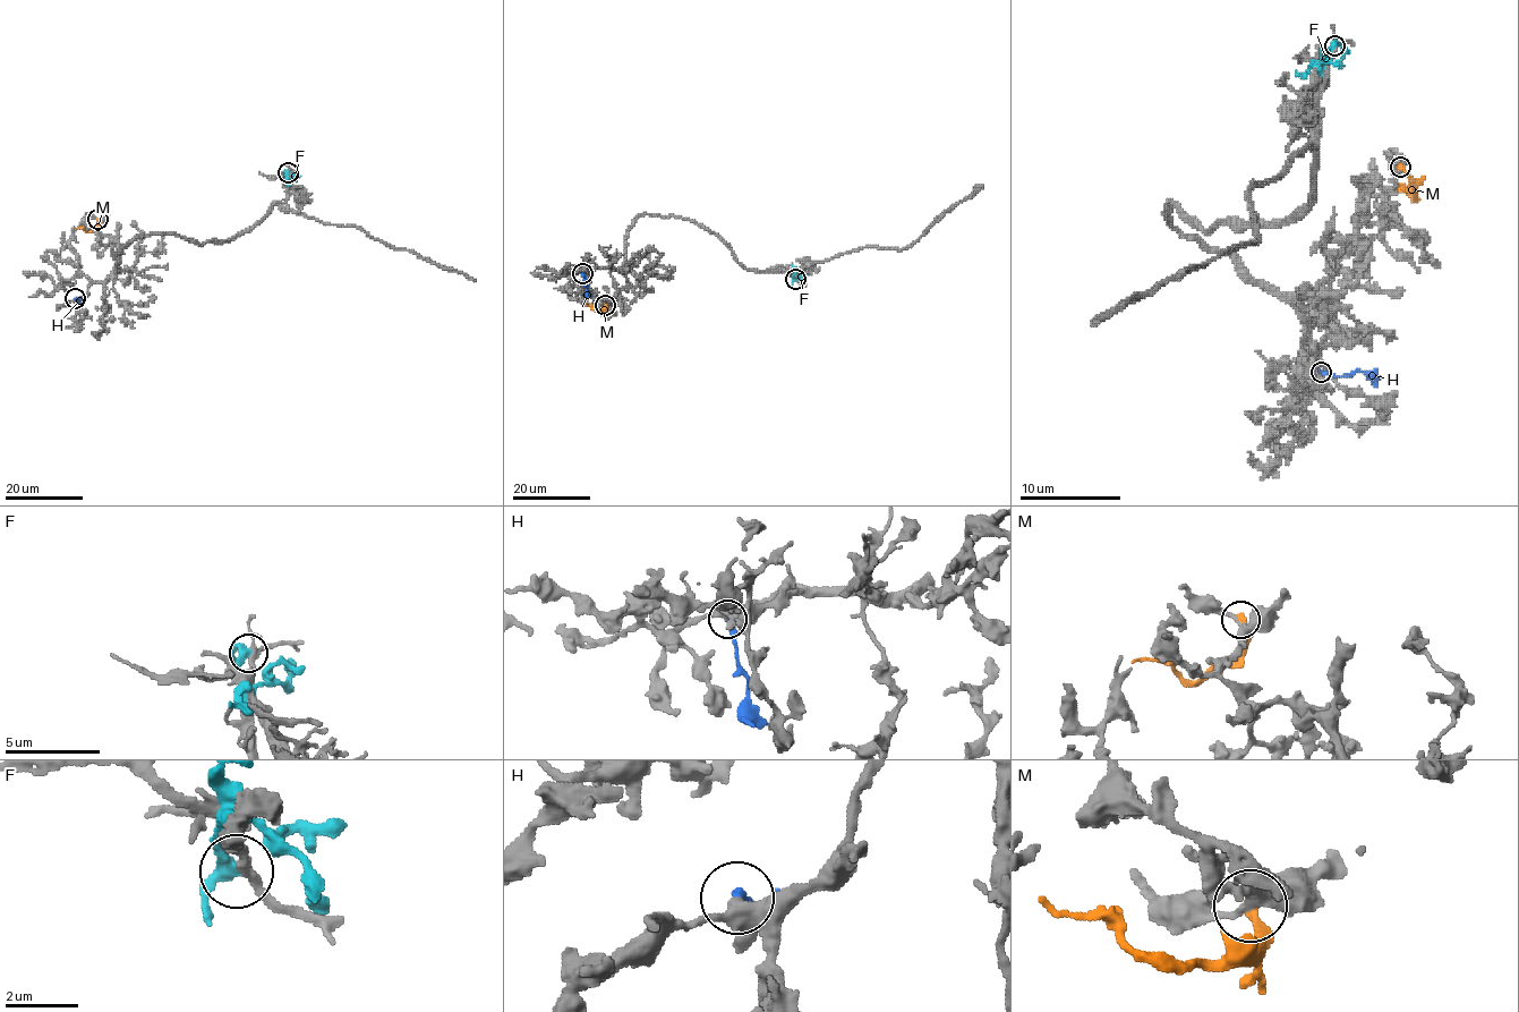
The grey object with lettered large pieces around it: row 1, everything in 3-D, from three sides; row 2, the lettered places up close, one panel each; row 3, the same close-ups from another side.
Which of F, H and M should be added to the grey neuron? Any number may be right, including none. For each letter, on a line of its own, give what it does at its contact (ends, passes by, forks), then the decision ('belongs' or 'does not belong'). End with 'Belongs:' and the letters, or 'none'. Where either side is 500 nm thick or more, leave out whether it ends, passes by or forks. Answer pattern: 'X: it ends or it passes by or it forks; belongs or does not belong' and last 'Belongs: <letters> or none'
F: it passes by; does not belong
H: it ends; belongs
M: it ends; does not belong
Belongs: H

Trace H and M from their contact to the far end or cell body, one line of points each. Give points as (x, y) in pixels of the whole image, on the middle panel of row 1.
H: (582, 274), (589, 296)
M: (605, 304), (606, 308), (597, 311), (582, 303)

